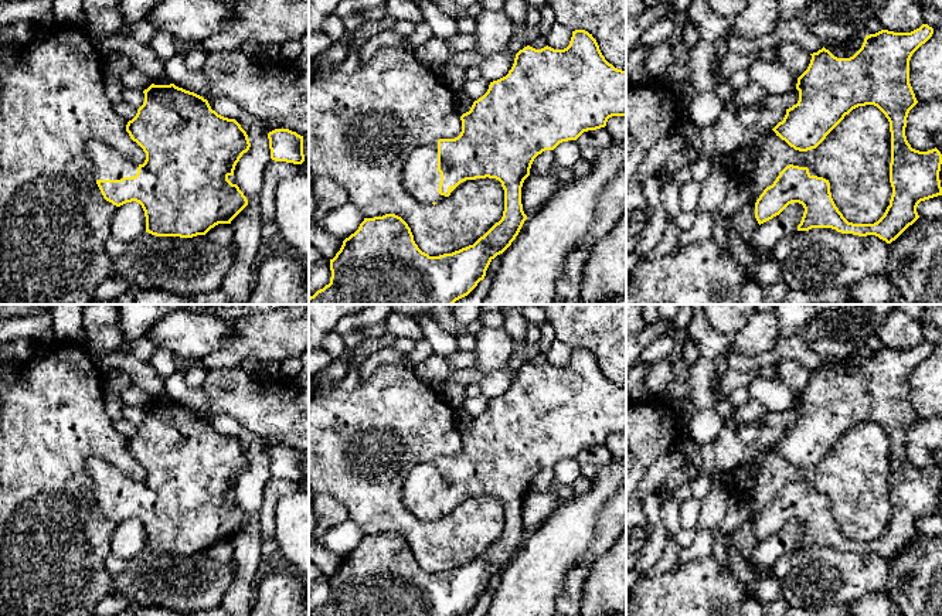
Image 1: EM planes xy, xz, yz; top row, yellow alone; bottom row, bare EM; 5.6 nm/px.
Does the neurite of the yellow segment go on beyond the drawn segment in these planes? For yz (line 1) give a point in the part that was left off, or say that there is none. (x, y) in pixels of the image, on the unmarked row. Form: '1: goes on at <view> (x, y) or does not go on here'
1: goes on at yz (812, 487)

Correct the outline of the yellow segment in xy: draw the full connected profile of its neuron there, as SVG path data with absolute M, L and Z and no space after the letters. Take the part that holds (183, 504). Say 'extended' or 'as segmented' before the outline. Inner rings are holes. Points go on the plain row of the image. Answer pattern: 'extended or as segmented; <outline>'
extended; M152 401L143 411L143 422L126 442L130 456L146 470L143 481L127 477L105 460L92 457L86 462L86 473L93 481L95 497L103 515L116 524L132 518L139 520L146 534L146 549L156 554L193 555L205 552L218 541L231 541L248 523L239 504L228 497L234 493L242 472L251 464L246 449L235 436L224 435L212 428L207 416L174 401Z

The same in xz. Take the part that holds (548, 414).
extended; M585 347L572 348L569 363L564 367L554 367L548 363L541 367L535 367L530 363L524 364L516 371L514 381L509 388L509 391L497 398L490 399L487 409L482 415L473 419L469 429L460 433L462 438L460 452L455 456L439 456L429 462L424 462L421 464L414 466L412 470L408 473L402 487L404 507L409 510L414 517L422 521L433 521L433 523L449 514L450 510L460 500L466 497L476 497L486 494L496 496L501 500L501 504L504 507L504 528L501 537L496 540L473 562L469 562L452 571L429 574L428 571L422 569L418 565L418 562L414 558L411 545L401 534L395 531L385 531L382 534L364 535L358 547L343 558L340 568L336 571L333 576L330 576L330 588L331 588L330 600L326 602L323 606L317 608L309 616L462 616L467 613L477 603L477 600L484 596L490 579L511 562L511 559L518 552L524 538L527 537L527 532L524 531L521 521L521 504L524 497L530 493L530 486L534 476L545 467L554 467L562 459L577 457L584 449L605 445L608 436L612 433L626 433L626 388L615 385L612 381L609 381L605 377L592 351L589 351Z

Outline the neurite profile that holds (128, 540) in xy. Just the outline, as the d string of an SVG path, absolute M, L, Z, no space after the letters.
M136 518L116 524L110 538L110 554L119 559L133 559L146 549L146 534Z

